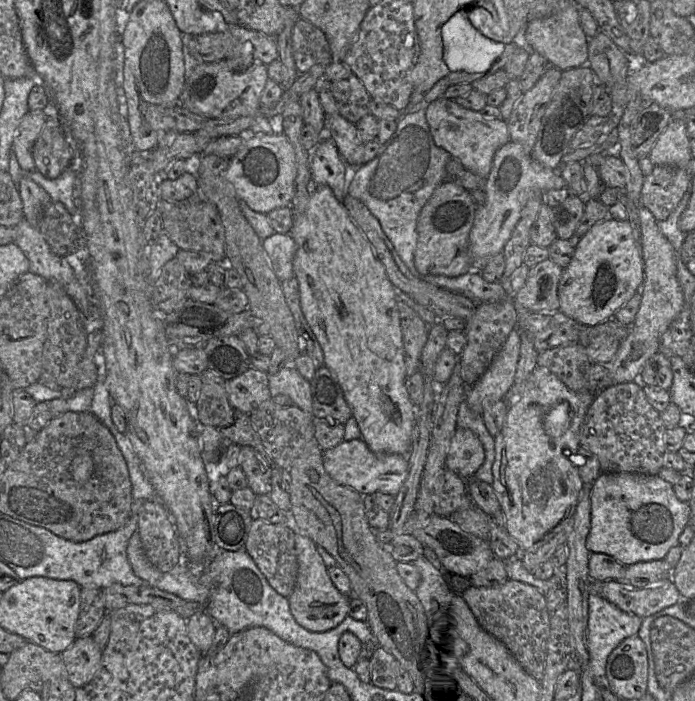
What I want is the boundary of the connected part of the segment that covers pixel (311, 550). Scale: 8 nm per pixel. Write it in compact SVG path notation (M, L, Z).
M295 532L298 574L293 592L287 599L291 614L300 626L312 632L325 632L338 626L348 615L350 597L341 594L334 586L316 547L308 536Z

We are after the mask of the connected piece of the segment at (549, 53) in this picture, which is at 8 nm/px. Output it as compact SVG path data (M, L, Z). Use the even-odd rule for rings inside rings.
M570 2L548 17L529 21L525 28L525 45L561 71L588 65L589 38L580 24L580 8Z

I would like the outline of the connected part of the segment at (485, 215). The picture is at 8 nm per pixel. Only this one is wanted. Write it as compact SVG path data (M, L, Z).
M510 141L499 148L495 153L491 171L486 179L485 203L477 207L469 234L472 269L481 272L489 258L503 252L504 246L510 239L530 197L566 186L566 181L558 170L539 164L520 144Z

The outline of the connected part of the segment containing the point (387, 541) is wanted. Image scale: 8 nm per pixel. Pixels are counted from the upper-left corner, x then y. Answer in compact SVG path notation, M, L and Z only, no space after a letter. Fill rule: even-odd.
M371 529L379 546L395 562L412 563L423 556L423 545L408 533L394 533L390 529Z

